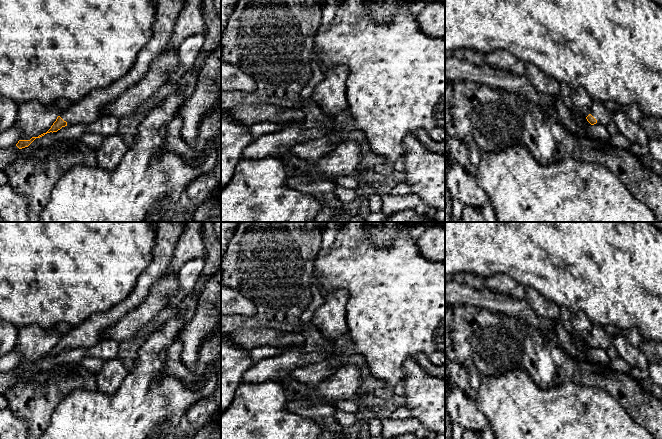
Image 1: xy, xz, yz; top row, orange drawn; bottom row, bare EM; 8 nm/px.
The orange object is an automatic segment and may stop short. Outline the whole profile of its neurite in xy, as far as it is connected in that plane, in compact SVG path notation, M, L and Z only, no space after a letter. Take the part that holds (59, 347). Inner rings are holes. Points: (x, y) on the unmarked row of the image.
M155 222L156 223L156 244L153 249L153 260L150 265L140 274L136 284L130 293L130 295L111 308L110 310L103 312L103 313L96 313L89 318L87 318L84 322L79 325L73 326L73 328L67 331L64 334L60 334L58 336L58 341L56 345L53 347L51 352L46 356L38 361L32 361L30 364L19 364L16 370L19 373L28 371L36 362L40 362L47 357L50 356L57 356L62 351L67 349L80 349L80 348L90 348L103 339L105 339L105 332L119 320L121 320L125 315L127 315L130 311L137 308L147 297L152 285L158 281L160 278L168 270L172 259L173 254L176 248L176 245L181 237L182 233L184 232L185 225L183 222Z

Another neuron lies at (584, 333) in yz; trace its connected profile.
M582 311L572 313L571 322L576 337L586 342L591 337L593 323Z

